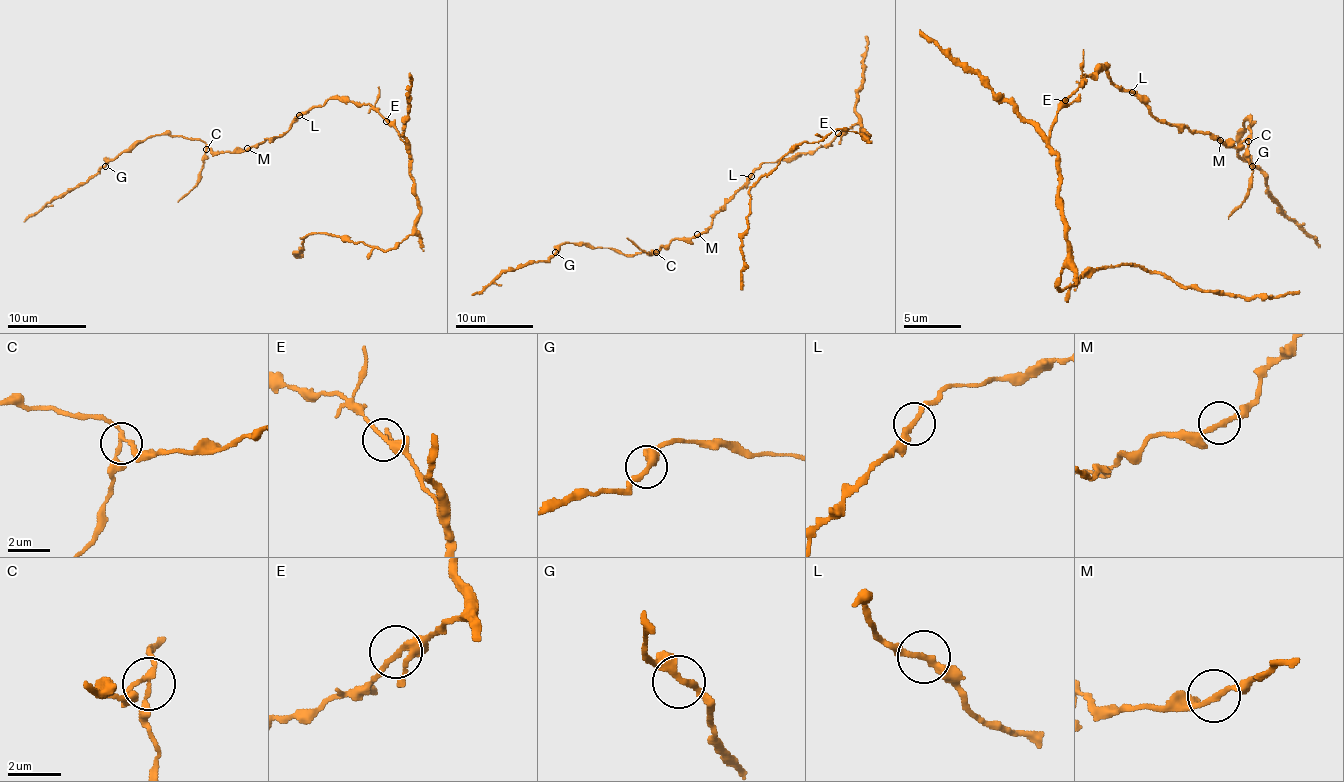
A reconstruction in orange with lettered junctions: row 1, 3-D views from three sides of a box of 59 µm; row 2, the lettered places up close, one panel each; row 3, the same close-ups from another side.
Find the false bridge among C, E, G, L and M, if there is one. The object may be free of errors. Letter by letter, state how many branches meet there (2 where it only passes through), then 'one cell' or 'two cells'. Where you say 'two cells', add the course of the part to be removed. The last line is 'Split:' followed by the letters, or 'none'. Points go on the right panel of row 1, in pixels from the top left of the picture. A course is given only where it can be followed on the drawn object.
C: 3 | two cells | (1248, 140), (1251, 186), (1229, 218)
E: 3 | one cell
G: 3 | one cell
L: 2 | one cell
M: 2 | one cell
Split: C

